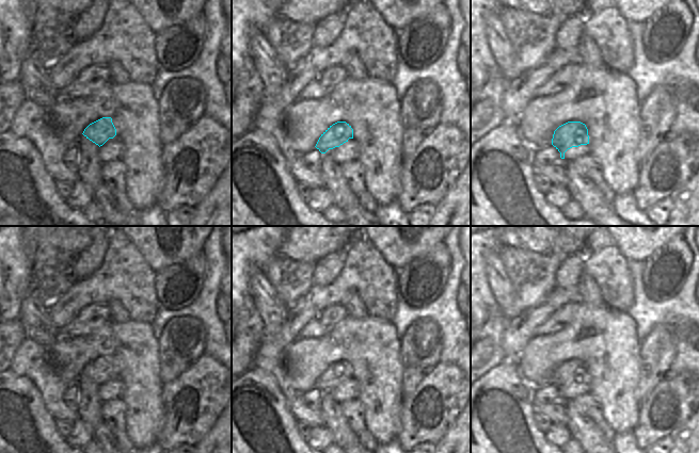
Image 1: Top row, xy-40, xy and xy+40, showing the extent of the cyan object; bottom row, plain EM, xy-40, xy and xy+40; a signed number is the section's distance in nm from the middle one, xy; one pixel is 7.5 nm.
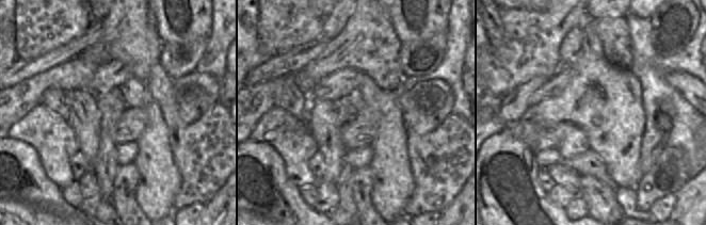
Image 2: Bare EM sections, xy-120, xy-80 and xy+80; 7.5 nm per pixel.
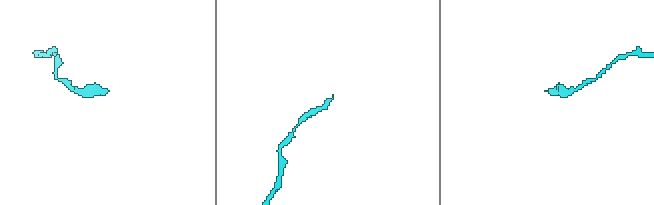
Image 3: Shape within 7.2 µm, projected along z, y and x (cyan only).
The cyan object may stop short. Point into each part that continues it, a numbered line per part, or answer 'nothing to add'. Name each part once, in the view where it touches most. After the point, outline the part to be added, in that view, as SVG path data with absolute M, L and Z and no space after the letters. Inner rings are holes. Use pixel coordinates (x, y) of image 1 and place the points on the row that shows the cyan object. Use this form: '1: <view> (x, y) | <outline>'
1: xy+40 (574, 152) | M590 144L572 147L565 152L565 162L576 160L587 153L590 153Z

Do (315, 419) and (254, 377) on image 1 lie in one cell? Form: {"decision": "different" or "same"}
{"decision": "different"}

